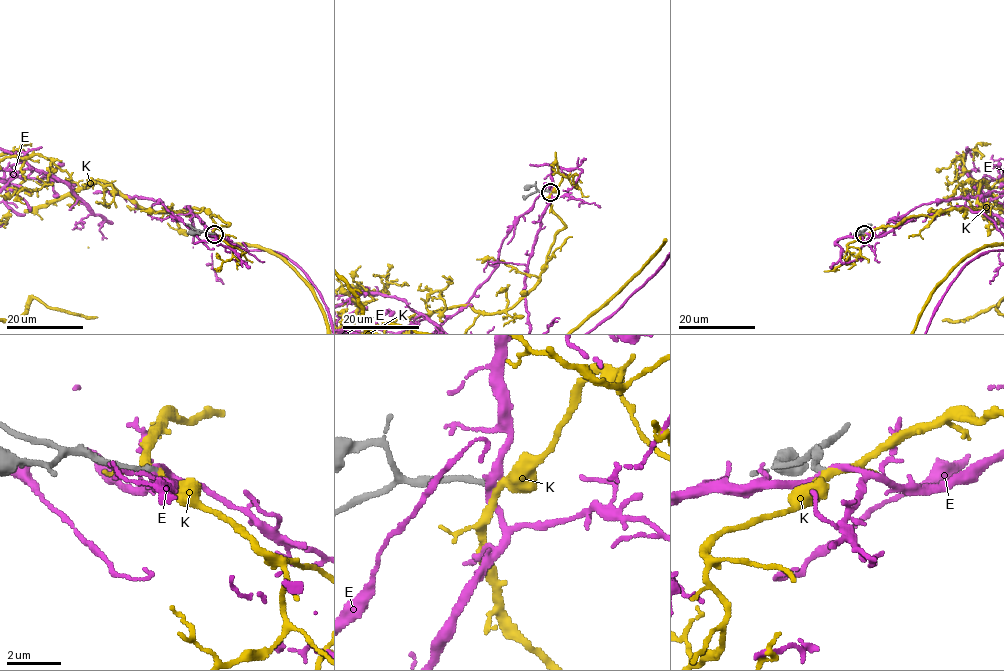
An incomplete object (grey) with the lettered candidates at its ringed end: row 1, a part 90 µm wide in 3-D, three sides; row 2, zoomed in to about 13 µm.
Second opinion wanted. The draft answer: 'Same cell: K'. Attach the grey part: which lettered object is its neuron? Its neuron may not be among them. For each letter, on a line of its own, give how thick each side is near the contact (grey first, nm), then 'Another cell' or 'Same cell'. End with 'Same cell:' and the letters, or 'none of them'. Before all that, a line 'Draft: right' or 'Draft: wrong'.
Draft: right
E: Thickness 220 nm (grey) against 280 nm. Another cell
K: Thickness 200 nm (grey) against 280 nm. Same cell
Same cell: K

